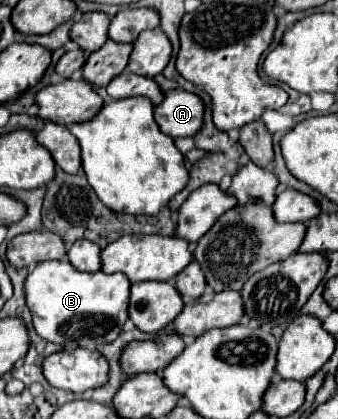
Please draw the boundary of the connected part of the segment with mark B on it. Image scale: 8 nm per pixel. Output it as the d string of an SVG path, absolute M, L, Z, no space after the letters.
M42 261L40 265L36 265L30 275L26 277L26 305L34 317L34 327L36 333L40 337L44 337L46 341L52 343L72 343L76 341L82 347L90 347L94 349L96 345L102 343L110 343L114 341L124 323L128 321L128 303L130 303L130 279L124 273L104 273L104 271L96 271L96 273L82 273L78 271L74 265L70 265L70 261Z

